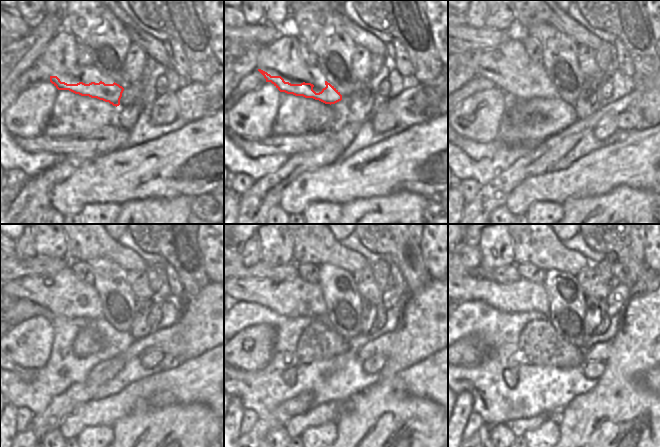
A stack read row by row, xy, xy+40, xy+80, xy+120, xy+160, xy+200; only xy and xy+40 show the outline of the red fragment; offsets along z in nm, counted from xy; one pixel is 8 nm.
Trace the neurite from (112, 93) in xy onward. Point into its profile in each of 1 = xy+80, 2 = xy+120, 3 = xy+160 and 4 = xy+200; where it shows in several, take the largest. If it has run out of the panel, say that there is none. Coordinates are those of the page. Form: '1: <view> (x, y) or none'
1: xy+80 (526, 91)
2: xy+120 (20, 290)
3: xy+160 (244, 290)
4: xy+200 (468, 290)

